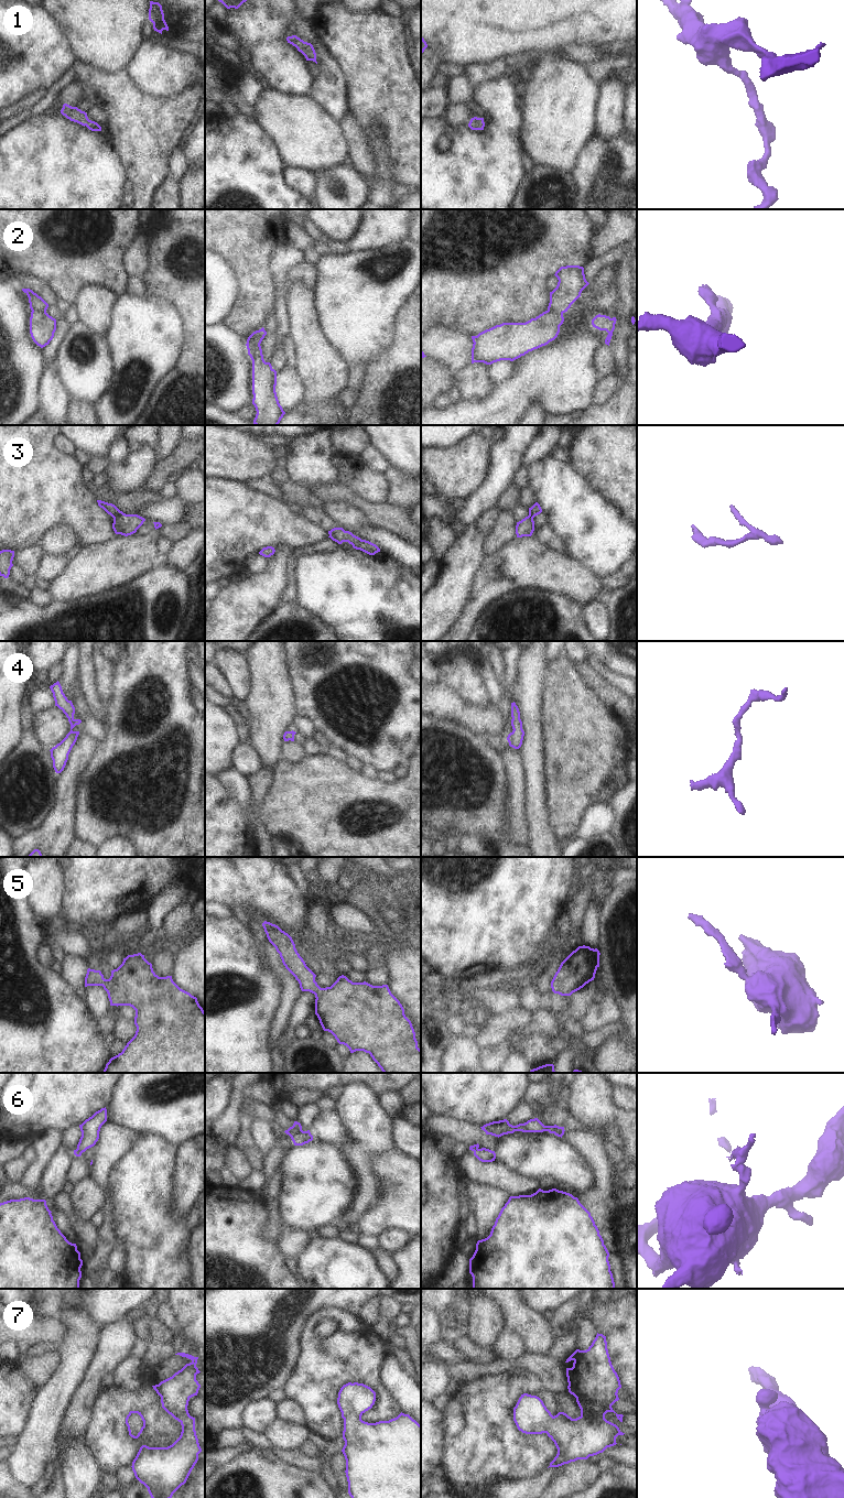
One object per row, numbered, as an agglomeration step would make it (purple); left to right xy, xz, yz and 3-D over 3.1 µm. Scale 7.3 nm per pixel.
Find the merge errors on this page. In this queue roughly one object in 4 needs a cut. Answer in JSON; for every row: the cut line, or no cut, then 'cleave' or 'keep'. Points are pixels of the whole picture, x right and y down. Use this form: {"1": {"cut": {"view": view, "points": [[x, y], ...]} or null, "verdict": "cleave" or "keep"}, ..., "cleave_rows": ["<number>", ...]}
{"1": {"cut": null, "verdict": "keep"}, "2": {"cut": {"view": "xz", "points": [[260, 346], [251, 359]]}, "verdict": "cleave"}, "3": {"cut": {"view": "xy", "points": [[121, 511], [114, 518]]}, "verdict": "cleave"}, "4": {"cut": null, "verdict": "keep"}, "5": {"cut": null, "verdict": "keep"}, "6": {"cut": {"view": "xz", "points": [[292, 1126], [302, 1130]]}, "verdict": "cleave"}, "7": {"cut": null, "verdict": "keep"}, "cleave_rows": ["2", "3", "6"]}

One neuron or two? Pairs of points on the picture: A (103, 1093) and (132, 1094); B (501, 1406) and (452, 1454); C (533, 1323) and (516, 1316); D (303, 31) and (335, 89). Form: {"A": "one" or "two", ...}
{"A": "two", "B": "one", "C": "one", "D": "one"}

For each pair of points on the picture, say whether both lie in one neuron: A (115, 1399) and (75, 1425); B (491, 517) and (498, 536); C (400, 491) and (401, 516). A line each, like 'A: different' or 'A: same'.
A: different
B: different
C: different

